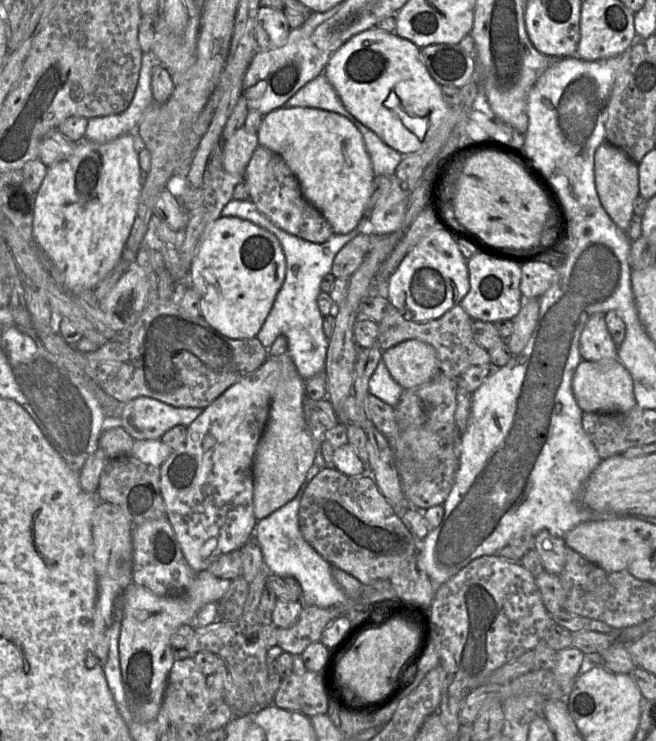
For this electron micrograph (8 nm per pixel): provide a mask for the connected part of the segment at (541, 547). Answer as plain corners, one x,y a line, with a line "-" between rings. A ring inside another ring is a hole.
543,530
535,536
533,549
539,554
545,571
560,575
566,562
566,547
564,538

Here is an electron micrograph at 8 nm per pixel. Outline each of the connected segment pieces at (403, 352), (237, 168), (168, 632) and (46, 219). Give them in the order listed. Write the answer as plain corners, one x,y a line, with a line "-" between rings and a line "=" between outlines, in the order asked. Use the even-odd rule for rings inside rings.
416,339
403,341
383,351
381,360
403,389
428,383
440,373
435,349
=
239,128
223,145
222,165
230,174
241,174
258,147
258,135
=
203,571
178,595
158,596
134,582
125,589
119,599
122,609
119,659
126,704
135,720
150,722
162,707
168,677
178,658
178,651
170,642
172,634
180,626
194,625
198,612
209,603
218,603
231,581
=
135,132
100,144
83,138
73,154
48,168
43,183
35,195
33,239
63,274
63,287
69,292
93,289
119,262
138,211
144,185
135,149

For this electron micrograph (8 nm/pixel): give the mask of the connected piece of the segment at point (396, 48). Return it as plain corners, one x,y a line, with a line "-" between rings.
372,28
356,34
333,54
324,75
335,88
345,108
402,155
425,150
448,114
449,107
443,100
441,86
431,77
423,63
420,48
395,32

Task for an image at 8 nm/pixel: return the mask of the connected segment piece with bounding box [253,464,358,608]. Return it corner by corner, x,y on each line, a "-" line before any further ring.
314,464
307,472
306,479
295,498
257,522
253,539
261,548
264,567
270,574
281,578
292,576
298,581
303,605
321,608
352,607
354,601
357,601
354,599
358,598
348,598
347,594
337,586
332,577
332,565
304,539
299,527
298,515
302,496
310,481
321,469

